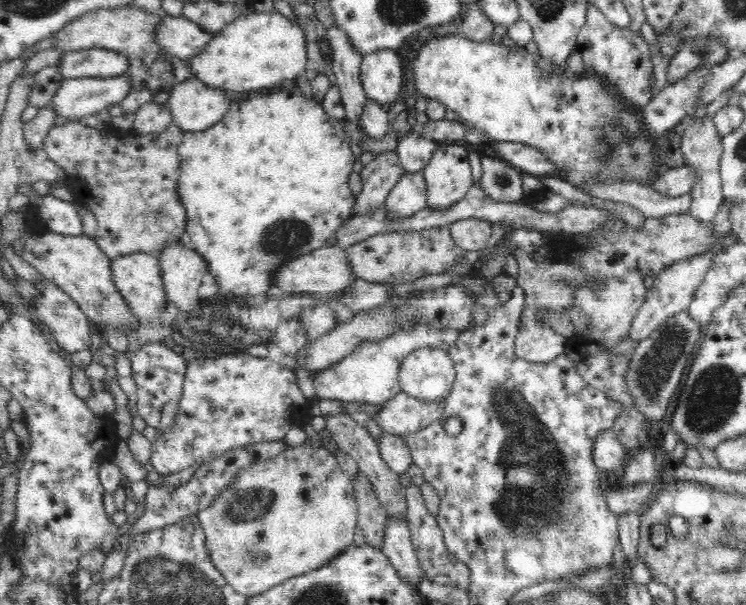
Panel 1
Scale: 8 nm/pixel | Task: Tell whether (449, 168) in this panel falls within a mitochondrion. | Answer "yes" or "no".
no

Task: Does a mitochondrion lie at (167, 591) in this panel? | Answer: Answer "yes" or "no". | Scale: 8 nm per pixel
yes

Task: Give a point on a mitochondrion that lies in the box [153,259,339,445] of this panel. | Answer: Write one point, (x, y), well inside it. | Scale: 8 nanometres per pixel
(215, 319)

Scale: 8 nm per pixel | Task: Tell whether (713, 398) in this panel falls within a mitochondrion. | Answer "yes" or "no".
yes

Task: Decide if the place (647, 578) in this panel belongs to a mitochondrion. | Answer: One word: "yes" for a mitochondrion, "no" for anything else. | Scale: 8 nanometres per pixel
no

